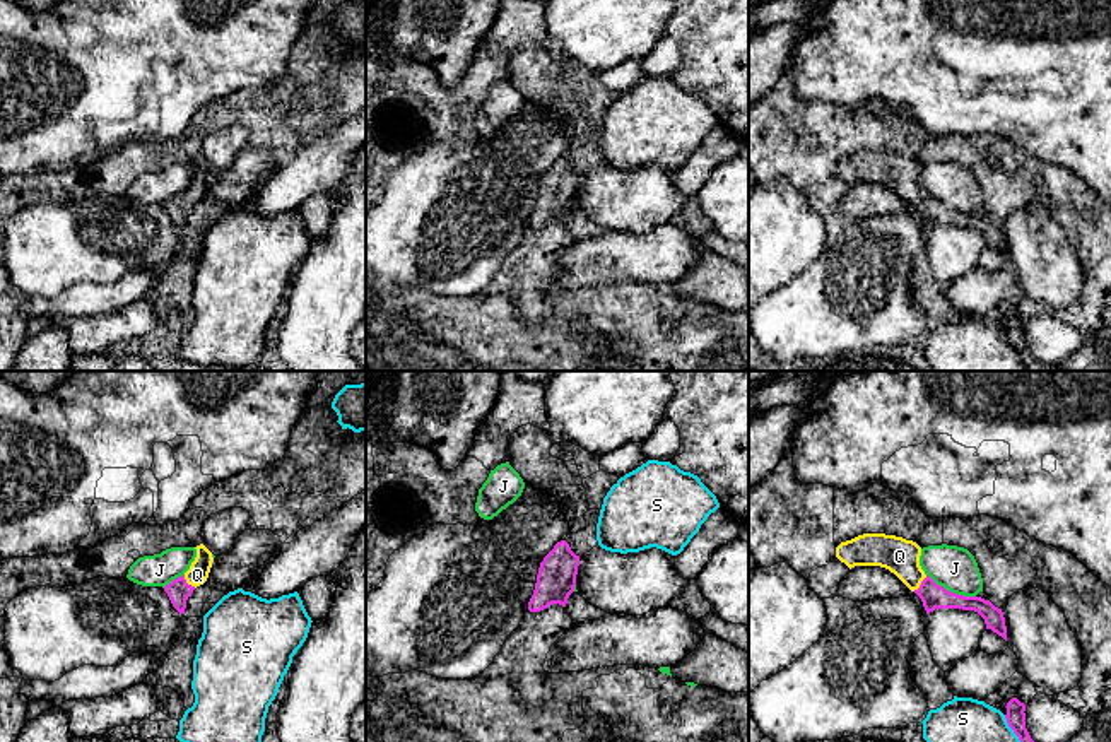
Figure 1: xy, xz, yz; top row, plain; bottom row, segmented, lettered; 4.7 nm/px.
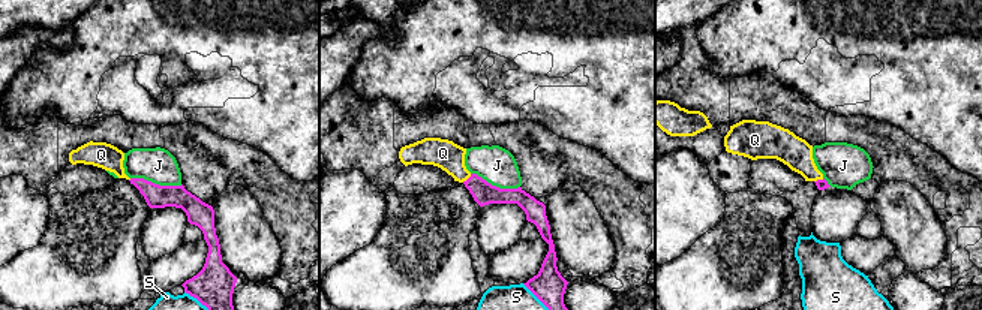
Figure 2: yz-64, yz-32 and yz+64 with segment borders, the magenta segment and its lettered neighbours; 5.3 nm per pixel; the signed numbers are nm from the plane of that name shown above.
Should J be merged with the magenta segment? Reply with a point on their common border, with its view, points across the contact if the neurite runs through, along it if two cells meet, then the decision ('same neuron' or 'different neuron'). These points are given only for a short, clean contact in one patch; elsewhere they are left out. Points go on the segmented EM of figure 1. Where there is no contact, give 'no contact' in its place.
meets magenta in yz at (951, 592); border along yz (927, 573), (946, 588), (975, 597); different neuron

